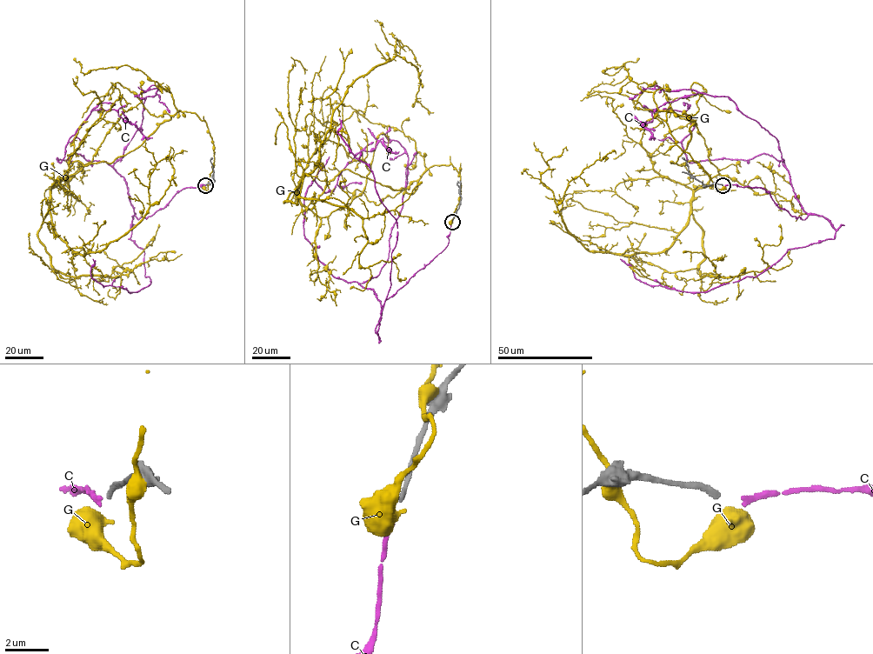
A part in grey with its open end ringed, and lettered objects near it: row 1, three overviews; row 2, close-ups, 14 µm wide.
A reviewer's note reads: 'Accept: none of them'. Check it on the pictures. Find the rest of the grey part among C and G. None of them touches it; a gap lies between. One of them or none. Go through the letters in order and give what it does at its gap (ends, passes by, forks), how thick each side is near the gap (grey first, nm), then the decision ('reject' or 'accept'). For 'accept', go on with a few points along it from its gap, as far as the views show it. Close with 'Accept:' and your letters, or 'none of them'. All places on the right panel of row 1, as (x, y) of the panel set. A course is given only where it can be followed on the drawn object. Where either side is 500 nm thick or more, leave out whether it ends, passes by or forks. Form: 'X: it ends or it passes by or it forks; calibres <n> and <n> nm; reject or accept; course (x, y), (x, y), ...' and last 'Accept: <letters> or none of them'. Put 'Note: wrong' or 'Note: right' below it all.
C: it ends; calibres 220 and 220 nm; accept; course (724, 185), (763, 188), (807, 216), (783, 161), (690, 163), (693, 121), (676, 110), (652, 110), (653, 137)
G: calibres 220 and 700 nm; reject
Accept: C
Note: wrong

